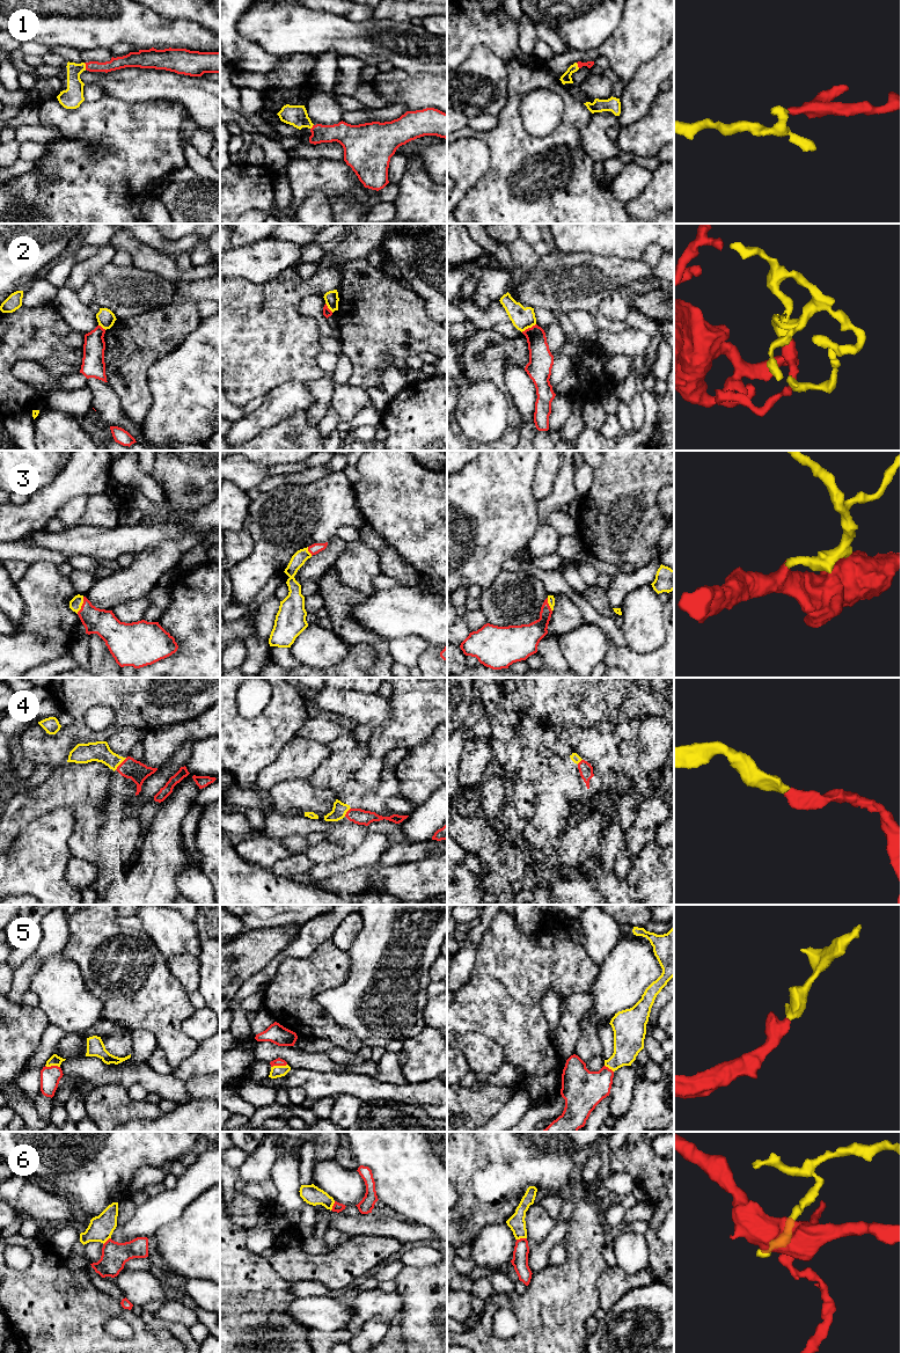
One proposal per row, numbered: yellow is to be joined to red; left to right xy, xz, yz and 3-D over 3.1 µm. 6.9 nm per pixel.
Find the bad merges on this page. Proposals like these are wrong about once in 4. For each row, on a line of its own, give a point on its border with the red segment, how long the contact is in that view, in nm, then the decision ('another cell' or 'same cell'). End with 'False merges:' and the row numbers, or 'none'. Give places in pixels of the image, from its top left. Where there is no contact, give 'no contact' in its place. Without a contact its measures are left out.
1: meets red in xy at (86, 66); contact 50 nm long; same cell
2: meets red in yz at (528, 328); contact 120 nm long; another cell
3: meets red in xy at (82, 605); contact 130 nm long; same cell
4: meets red in xy at (121, 763); contact 120 nm long; same cell
5: meets red in xz at (278, 1065); contact 110 nm long; same cell
6: meets red in yz at (521, 1238); contact 70 nm long; another cell
False merges: 2, 6

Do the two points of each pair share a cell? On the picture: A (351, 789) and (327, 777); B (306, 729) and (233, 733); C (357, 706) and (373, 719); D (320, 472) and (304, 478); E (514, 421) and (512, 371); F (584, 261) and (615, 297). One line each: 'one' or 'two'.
A: one
B: two
C: one
D: one
E: two
F: two

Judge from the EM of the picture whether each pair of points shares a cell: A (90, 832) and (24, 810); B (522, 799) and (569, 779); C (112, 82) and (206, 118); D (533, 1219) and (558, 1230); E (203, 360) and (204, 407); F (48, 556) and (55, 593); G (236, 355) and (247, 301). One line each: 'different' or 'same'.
A: same
B: same
C: same
D: different
E: same
F: different
G: same

